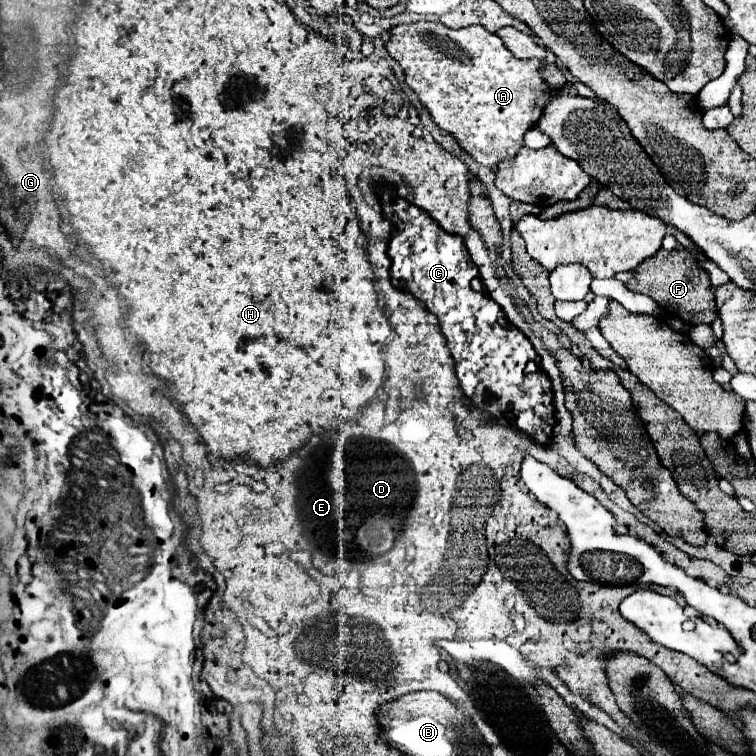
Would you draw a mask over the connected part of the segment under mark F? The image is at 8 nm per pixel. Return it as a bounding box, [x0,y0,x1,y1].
[625,249,717,325]

